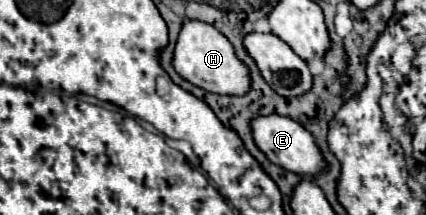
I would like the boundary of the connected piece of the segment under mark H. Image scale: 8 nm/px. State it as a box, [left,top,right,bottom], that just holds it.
[173,22,251,96]

